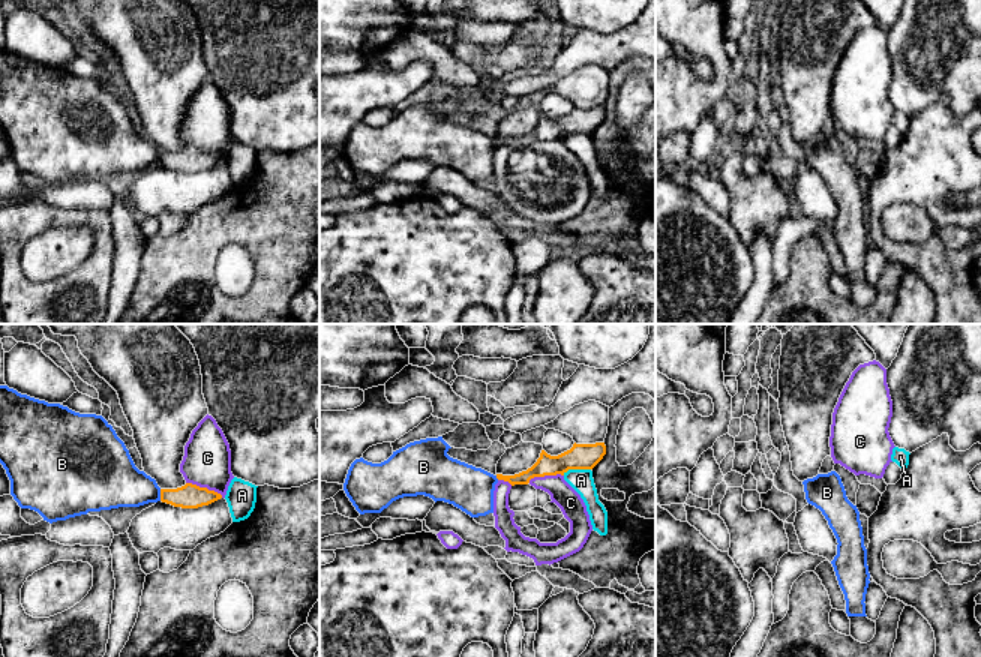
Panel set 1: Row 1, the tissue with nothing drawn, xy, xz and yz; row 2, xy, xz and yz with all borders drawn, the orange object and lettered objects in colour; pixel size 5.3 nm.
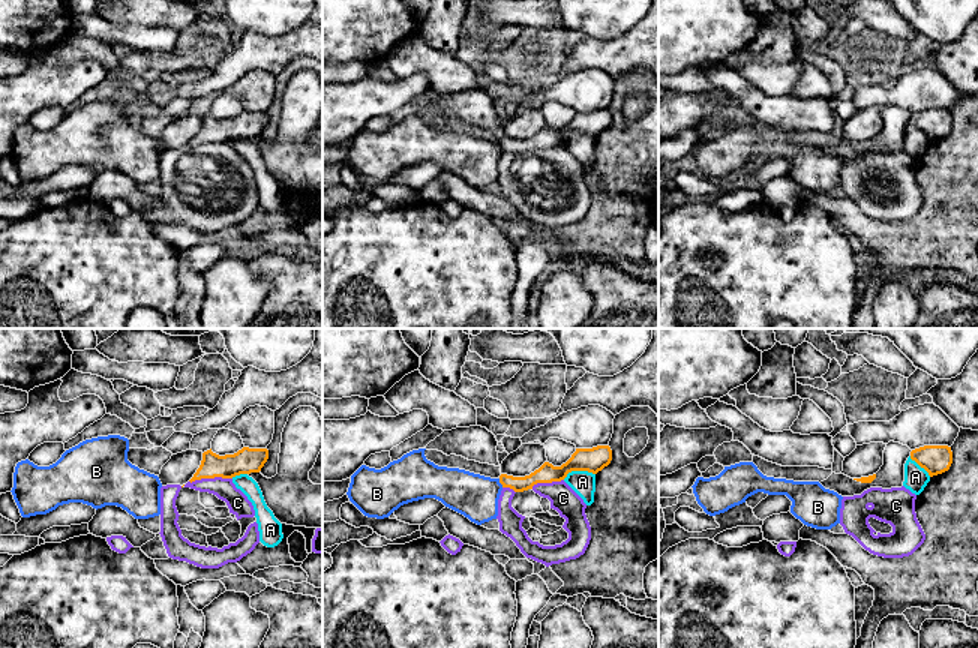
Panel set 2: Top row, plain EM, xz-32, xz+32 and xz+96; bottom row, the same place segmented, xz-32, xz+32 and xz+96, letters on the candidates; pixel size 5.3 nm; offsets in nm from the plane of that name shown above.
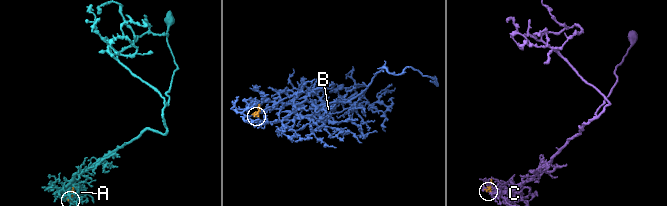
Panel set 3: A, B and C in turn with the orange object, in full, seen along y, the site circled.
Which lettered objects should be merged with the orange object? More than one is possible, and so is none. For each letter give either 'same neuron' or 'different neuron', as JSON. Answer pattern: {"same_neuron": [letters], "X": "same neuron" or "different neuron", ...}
{"same_neuron": [], "A": "different neuron", "B": "different neuron", "C": "different neuron"}

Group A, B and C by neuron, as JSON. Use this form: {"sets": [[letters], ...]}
{"sets": [["A"], ["B"], ["C"]]}

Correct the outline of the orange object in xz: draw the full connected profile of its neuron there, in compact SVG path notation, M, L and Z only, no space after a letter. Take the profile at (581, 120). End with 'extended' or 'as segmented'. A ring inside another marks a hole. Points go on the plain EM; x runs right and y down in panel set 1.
M604 106L596 108L573 108L573 111L558 120L550 120L544 114L542 114L537 126L514 140L502 140L496 138L498 144L508 146L512 150L514 148L528 148L534 141L544 140L564 140L568 134L592 134L606 118Z | as segmented

